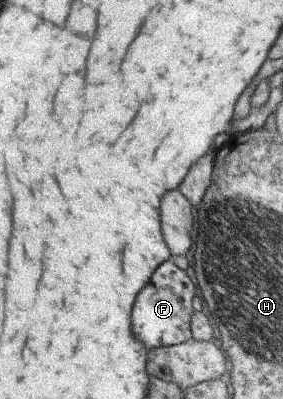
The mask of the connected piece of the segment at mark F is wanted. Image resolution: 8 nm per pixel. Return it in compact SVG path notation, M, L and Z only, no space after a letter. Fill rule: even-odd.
M173 260L161 264L145 288L139 292L131 312L131 332L147 349L181 344L192 338L191 315L194 285L187 272L179 269Z

